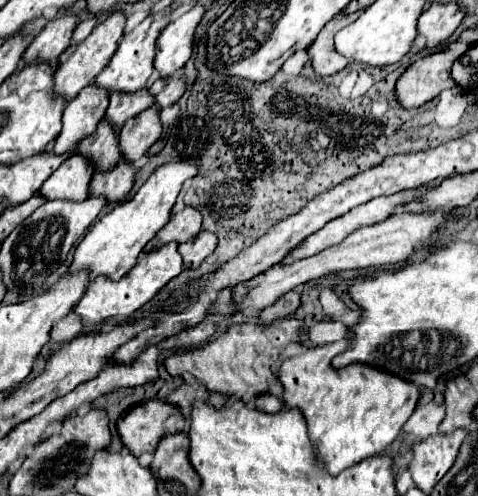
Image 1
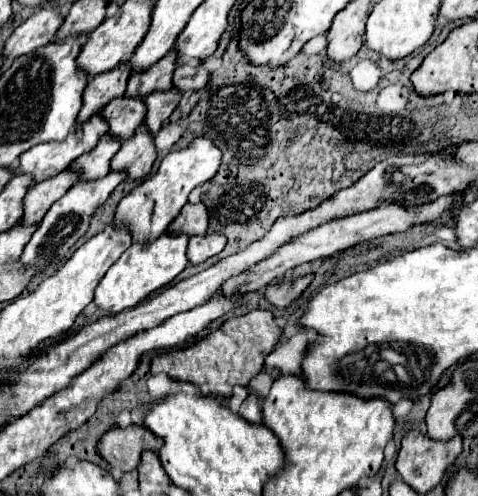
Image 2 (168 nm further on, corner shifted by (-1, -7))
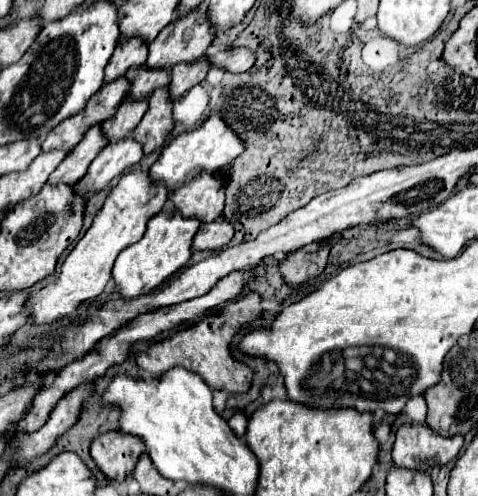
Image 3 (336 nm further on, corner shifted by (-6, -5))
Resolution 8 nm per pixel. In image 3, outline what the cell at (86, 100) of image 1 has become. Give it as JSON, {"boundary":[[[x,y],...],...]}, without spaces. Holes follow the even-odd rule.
{"boundary":[[[139,38],[125,40],[123,46],[117,46],[107,68],[105,68],[105,84],[115,82],[115,78],[125,76],[129,68],[139,68],[147,60],[147,42]]]}

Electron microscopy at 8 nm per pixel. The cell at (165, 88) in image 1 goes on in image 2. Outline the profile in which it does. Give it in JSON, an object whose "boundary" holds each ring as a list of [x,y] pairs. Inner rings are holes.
{"boundary":[[[182,64],[182,68],[176,68],[174,72],[174,80],[172,80],[172,86],[186,92],[186,90],[200,90],[208,84],[210,80],[210,72],[204,68],[204,66],[188,66],[188,64]]]}

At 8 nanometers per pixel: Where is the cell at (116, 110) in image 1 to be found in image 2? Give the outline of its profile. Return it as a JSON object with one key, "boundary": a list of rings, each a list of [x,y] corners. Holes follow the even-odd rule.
{"boundary":[[[172,48],[162,60],[150,66],[144,72],[134,72],[128,80],[126,96],[148,96],[154,90],[168,90],[172,88],[172,74],[176,70],[178,52]]]}

